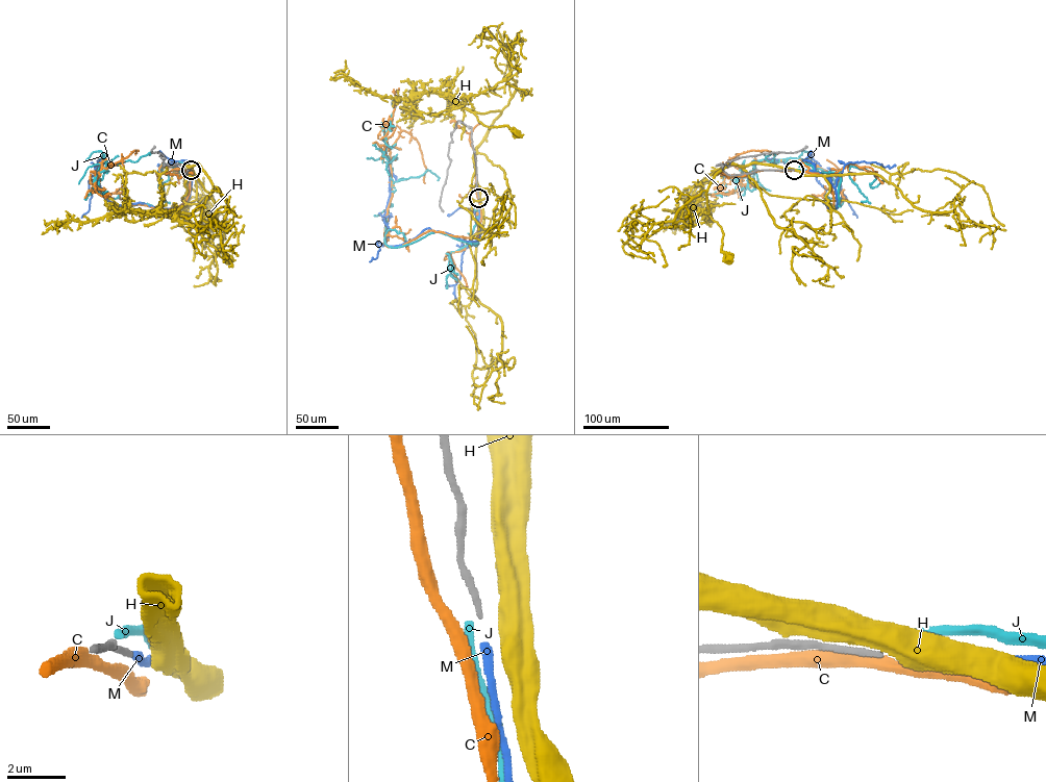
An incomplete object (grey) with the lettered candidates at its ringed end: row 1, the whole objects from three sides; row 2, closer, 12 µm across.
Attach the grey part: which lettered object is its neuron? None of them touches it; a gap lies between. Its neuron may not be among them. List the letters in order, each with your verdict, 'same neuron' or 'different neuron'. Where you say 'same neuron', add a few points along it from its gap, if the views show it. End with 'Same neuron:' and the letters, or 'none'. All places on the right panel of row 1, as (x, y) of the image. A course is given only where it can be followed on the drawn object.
C: different neuron
H: different neuron
J: different neuron
M: same neuron | via (794, 170), (830, 182), (829, 208), (823, 202), (841, 201), (831, 173), (765, 159), (777, 160)
Same neuron: M

